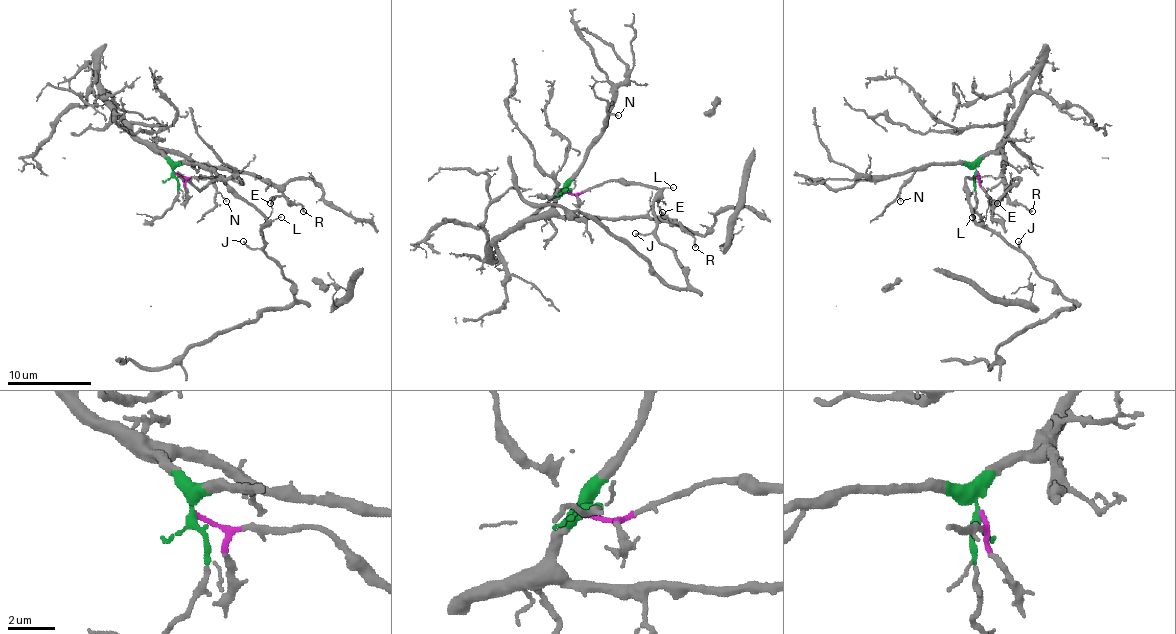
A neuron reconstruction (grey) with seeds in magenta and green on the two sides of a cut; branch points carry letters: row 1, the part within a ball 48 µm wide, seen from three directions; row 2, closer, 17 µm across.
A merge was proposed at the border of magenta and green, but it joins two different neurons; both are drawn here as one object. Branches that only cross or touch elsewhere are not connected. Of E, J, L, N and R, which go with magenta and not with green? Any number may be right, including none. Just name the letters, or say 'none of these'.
J, L

